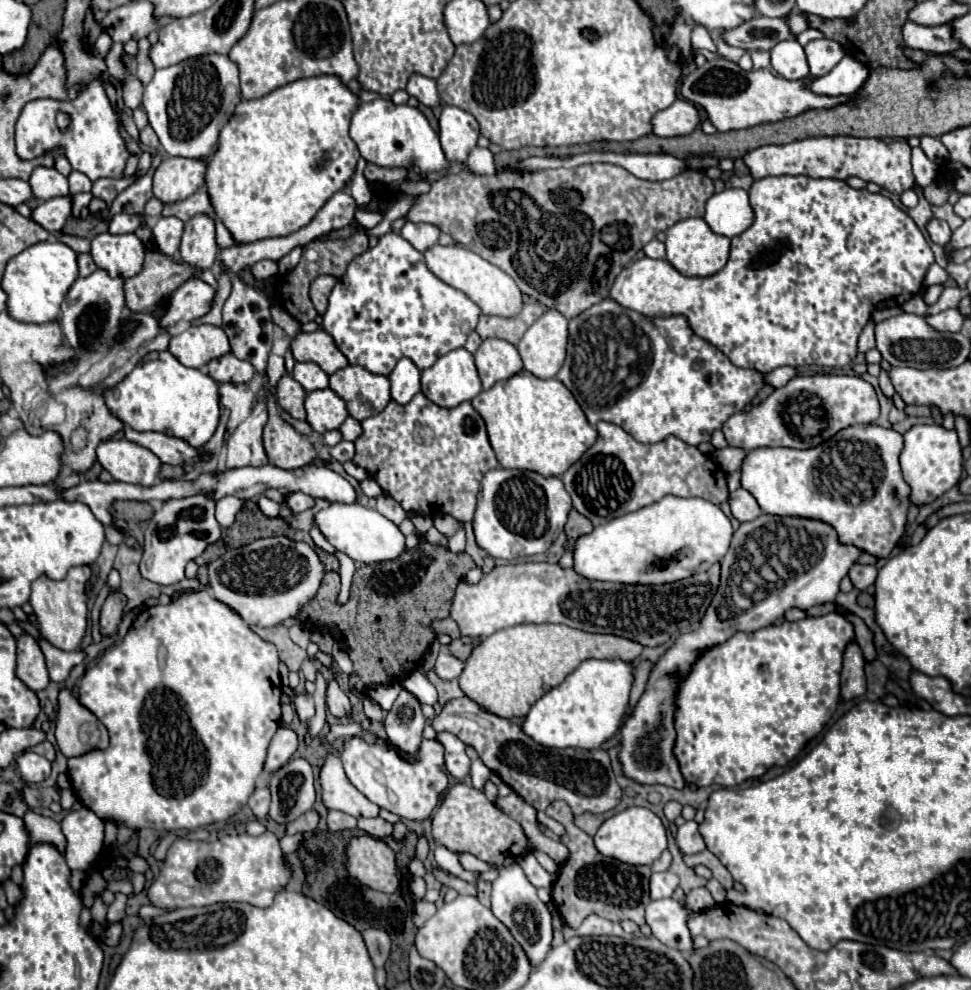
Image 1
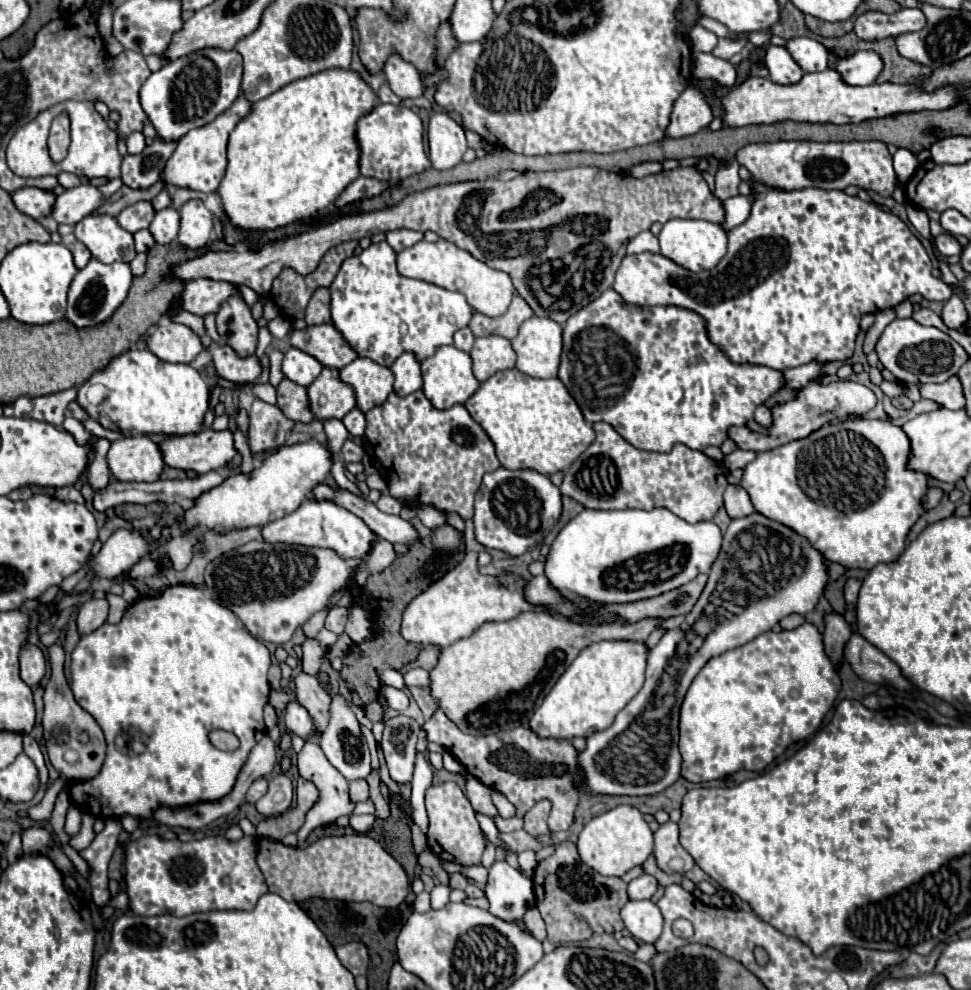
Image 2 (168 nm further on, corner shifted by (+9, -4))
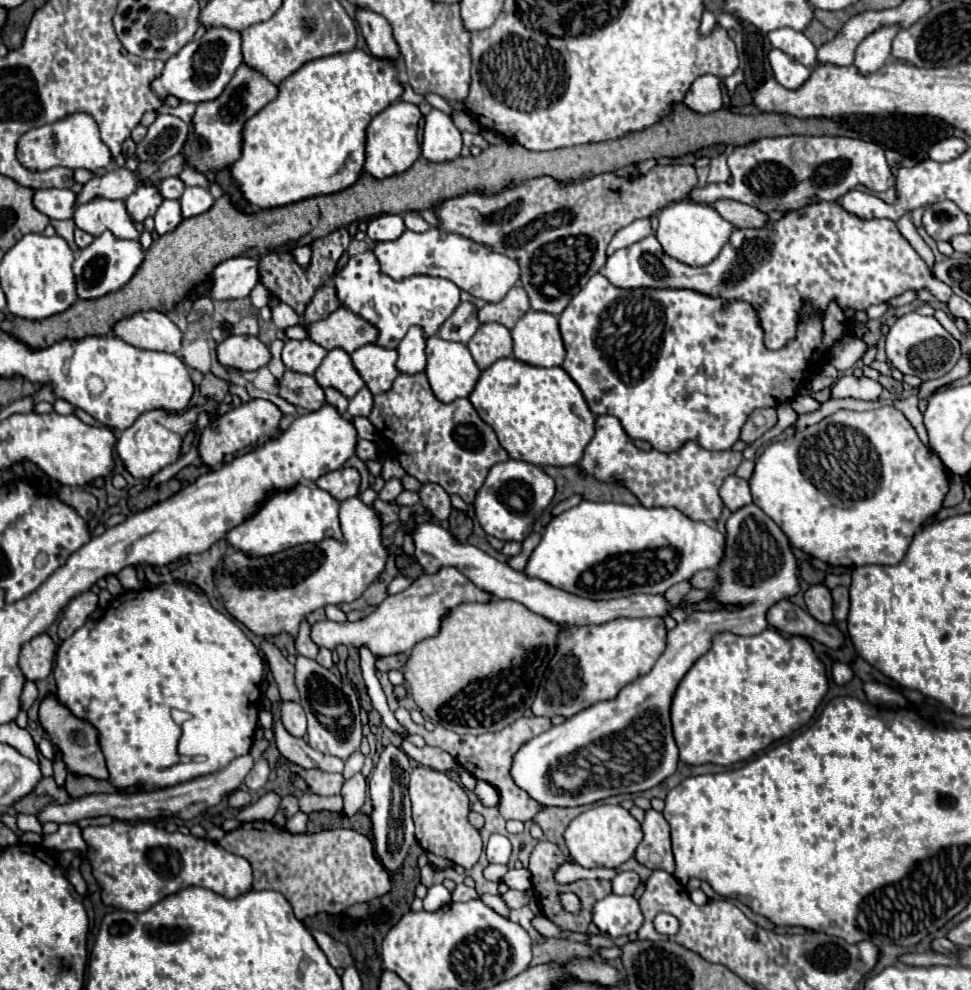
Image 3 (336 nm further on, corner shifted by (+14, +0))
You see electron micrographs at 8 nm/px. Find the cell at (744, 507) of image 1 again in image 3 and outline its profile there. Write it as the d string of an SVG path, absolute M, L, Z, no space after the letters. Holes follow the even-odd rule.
M728 476L720 488L720 498L724 502L724 506L728 506L732 512L736 512L738 508L752 504L752 494L750 494L750 486L746 480L738 478L738 476Z

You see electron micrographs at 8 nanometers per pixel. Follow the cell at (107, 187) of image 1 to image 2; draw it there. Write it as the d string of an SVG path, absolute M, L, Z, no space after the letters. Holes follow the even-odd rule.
M155 138L155 142L151 146L147 146L141 154L125 156L121 165L123 183L129 184L135 190L151 188L159 180L159 174L165 166L167 158L175 150L175 146L177 146L175 142L167 144L167 142L161 142L159 138Z

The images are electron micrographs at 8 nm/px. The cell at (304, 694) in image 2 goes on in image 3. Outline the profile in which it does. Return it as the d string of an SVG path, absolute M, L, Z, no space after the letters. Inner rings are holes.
M262 640L260 644L260 650L264 652L266 660L268 660L268 666L270 666L270 672L278 684L278 692L280 692L280 698L282 700L292 700L292 702L298 702L300 696L298 696L298 690L294 686L294 666L282 656L282 652L270 642L270 640Z

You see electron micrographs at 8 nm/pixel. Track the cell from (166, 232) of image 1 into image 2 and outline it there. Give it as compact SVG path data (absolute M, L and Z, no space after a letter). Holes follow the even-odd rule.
M173 208L159 210L149 226L149 232L153 234L157 244L171 244L179 232L179 212L175 212Z

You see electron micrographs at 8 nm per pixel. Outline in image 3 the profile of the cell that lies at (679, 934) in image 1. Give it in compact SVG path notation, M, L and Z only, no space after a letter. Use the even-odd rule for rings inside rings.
M610 894L610 896L594 902L592 922L596 924L596 928L602 934L616 940L620 936L638 932L638 928L644 922L644 916L642 916L640 906L634 896Z

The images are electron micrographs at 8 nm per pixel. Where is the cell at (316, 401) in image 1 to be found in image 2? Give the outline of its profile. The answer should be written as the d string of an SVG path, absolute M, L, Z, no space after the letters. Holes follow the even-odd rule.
M323 368L319 378L307 388L309 408L315 420L341 420L351 408L355 408L355 396L351 386L339 380L339 370Z

